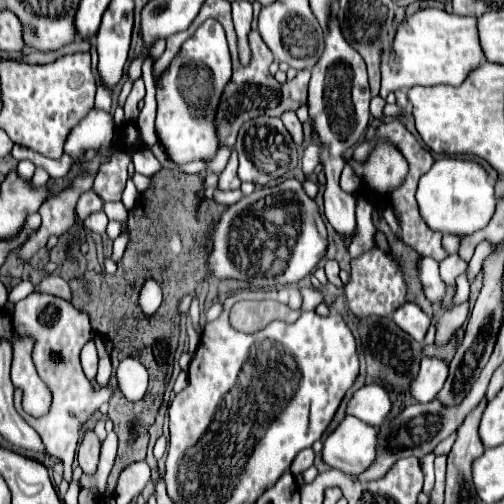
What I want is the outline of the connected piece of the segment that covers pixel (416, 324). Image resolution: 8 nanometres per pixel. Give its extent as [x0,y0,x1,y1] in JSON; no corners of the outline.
[392,302,430,342]

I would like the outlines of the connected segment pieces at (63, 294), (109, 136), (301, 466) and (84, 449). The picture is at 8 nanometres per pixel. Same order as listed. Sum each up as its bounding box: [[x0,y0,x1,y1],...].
[[38,274,72,300],[64,110,116,162],[290,448,314,474],[76,432,100,476]]

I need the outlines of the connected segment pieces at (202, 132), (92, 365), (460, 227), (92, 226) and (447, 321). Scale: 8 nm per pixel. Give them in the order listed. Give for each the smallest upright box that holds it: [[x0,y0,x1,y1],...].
[[156,20,232,162],[80,344,98,382],[416,158,496,234],[84,210,108,234],[436,304,468,344]]

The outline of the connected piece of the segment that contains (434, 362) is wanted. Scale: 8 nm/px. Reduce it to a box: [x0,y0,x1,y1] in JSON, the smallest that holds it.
[410,356,450,402]

